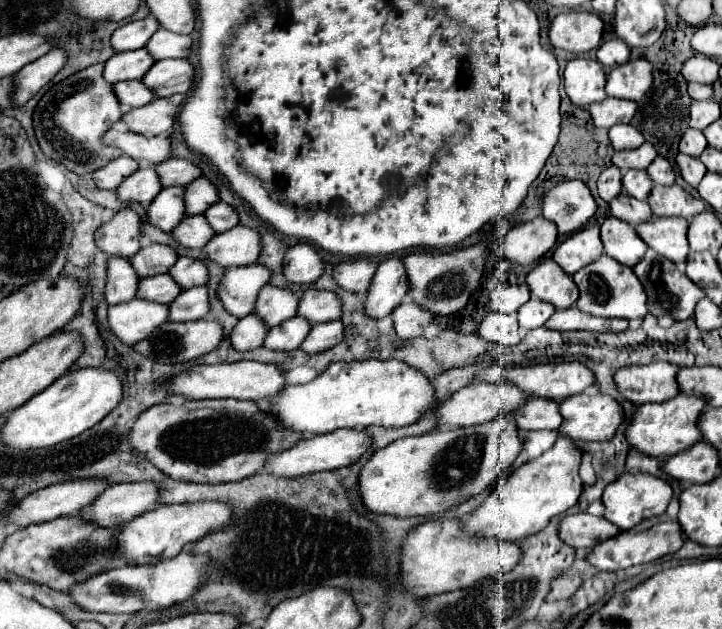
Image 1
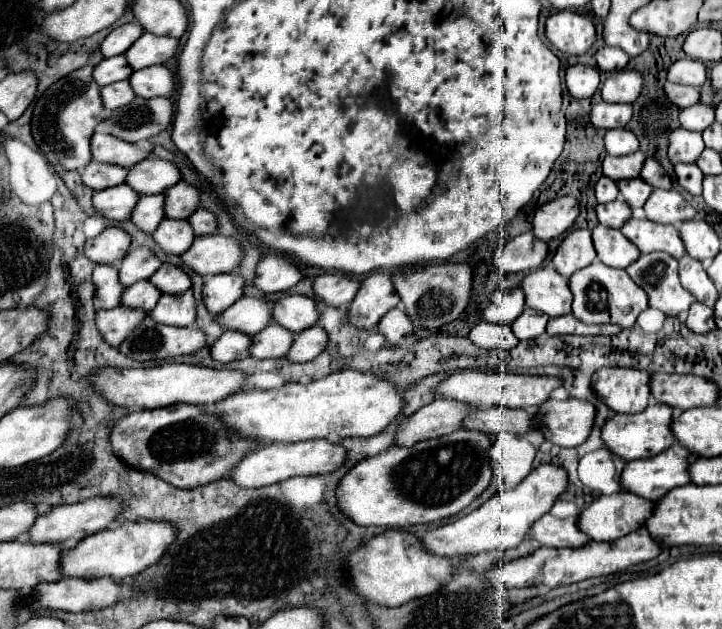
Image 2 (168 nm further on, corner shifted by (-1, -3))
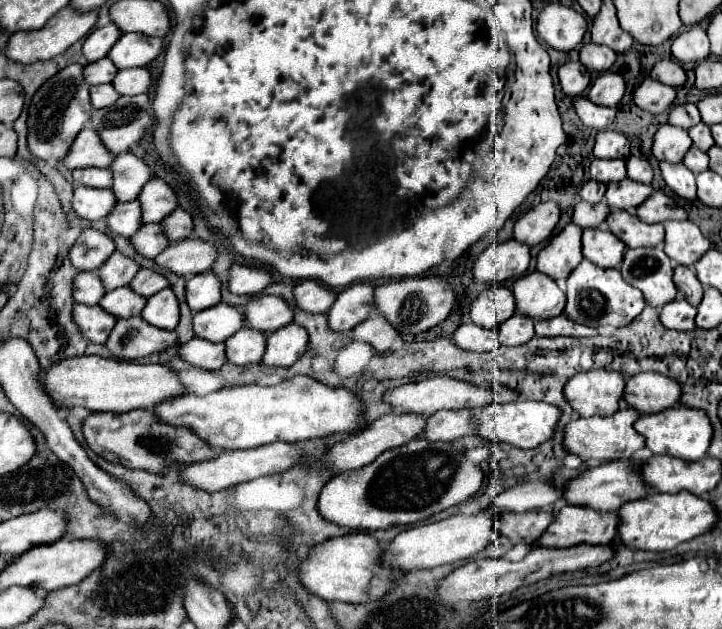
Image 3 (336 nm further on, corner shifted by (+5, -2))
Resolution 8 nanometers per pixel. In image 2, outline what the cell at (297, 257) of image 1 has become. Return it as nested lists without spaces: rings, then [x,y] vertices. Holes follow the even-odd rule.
[[[267,255],[255,267],[253,285],[263,293],[279,293],[291,289],[301,281],[301,273],[297,265],[281,255]]]

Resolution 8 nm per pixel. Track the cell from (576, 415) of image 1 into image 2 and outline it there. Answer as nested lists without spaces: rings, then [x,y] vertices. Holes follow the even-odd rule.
[[[547,399],[537,413],[541,429],[559,447],[581,445],[593,427],[595,407],[581,399]]]

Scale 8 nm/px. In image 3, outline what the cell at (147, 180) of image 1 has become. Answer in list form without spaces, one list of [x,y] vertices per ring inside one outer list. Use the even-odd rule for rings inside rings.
[[[77,186],[75,196],[73,196],[73,208],[77,216],[87,218],[87,220],[107,218],[115,202],[117,198],[113,196],[111,188],[97,190],[97,188],[87,188],[87,186]]]

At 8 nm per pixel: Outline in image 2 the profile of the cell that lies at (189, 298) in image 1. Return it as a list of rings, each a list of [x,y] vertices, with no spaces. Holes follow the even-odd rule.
[[[193,291],[181,295],[161,295],[155,309],[149,313],[155,321],[175,327],[193,327],[195,325],[195,299]]]

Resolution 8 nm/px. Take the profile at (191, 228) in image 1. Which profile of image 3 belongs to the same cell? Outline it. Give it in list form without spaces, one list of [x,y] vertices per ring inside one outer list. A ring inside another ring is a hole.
[[[143,224],[137,234],[131,238],[135,250],[145,258],[157,258],[161,250],[169,246],[163,224]]]

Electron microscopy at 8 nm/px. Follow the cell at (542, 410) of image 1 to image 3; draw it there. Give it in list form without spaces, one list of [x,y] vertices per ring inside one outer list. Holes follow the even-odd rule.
[[[457,410],[457,412],[435,412],[427,420],[427,428],[423,438],[451,442],[463,438],[467,434],[475,434],[477,426],[473,420],[473,410]]]

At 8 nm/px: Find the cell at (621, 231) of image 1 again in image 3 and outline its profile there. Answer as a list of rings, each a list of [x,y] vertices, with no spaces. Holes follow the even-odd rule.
[[[607,224],[583,230],[583,256],[601,268],[615,268],[621,262],[625,244],[609,232]]]

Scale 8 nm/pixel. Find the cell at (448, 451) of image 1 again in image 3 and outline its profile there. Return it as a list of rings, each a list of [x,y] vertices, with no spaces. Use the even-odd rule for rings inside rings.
[[[415,438],[405,446],[383,452],[365,468],[333,476],[319,494],[319,512],[325,520],[353,530],[409,526],[465,502],[481,484],[483,472],[467,460],[463,448],[453,448],[451,442]]]

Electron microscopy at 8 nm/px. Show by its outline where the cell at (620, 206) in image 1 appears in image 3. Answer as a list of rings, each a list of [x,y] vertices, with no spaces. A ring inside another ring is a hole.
[[[579,202],[573,210],[573,222],[579,224],[581,228],[593,228],[599,226],[603,222],[607,222],[609,218],[609,206],[603,202],[597,204],[589,204],[589,202]]]

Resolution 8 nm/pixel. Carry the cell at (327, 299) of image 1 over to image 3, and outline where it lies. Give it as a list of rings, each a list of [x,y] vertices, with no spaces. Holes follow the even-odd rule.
[[[261,296],[245,306],[245,322],[261,332],[275,332],[293,322],[293,308],[281,296]]]

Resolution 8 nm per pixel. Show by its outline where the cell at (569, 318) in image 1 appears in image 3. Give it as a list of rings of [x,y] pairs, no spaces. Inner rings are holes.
[[[555,316],[553,320],[535,322],[537,336],[577,336],[577,324],[567,316]]]

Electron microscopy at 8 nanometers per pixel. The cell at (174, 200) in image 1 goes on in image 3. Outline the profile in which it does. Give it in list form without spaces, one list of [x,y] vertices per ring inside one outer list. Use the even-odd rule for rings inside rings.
[[[137,200],[131,202],[117,202],[111,214],[107,216],[107,224],[111,232],[121,234],[125,238],[131,238],[137,228],[141,228],[141,204]]]

